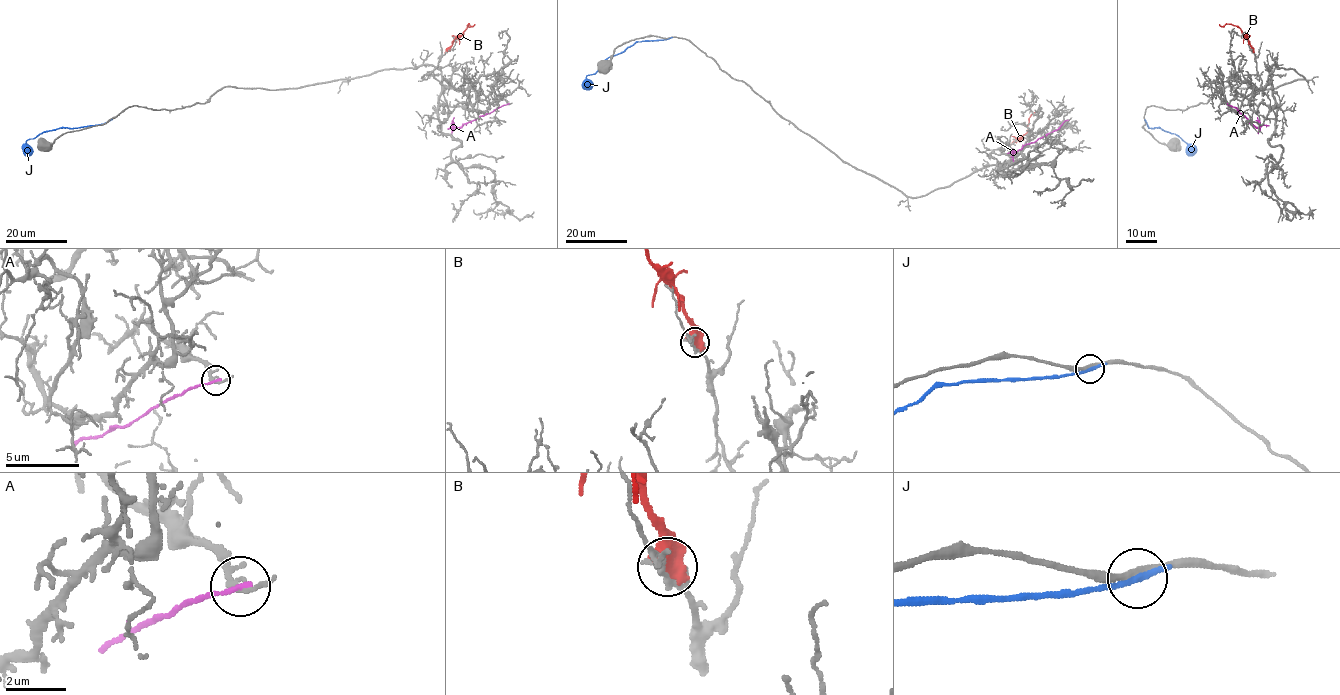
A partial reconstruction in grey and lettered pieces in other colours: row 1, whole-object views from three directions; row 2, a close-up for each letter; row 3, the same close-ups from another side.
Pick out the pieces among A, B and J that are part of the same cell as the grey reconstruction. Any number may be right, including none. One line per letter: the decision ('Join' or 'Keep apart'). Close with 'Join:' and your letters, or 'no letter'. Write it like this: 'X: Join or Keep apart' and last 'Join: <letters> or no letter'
A: Keep apart
B: Keep apart
J: Keep apart
Join: no letter

